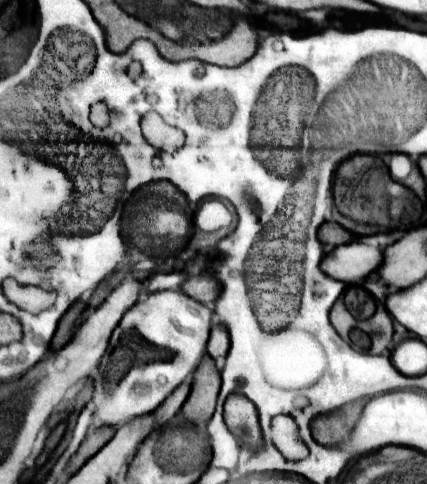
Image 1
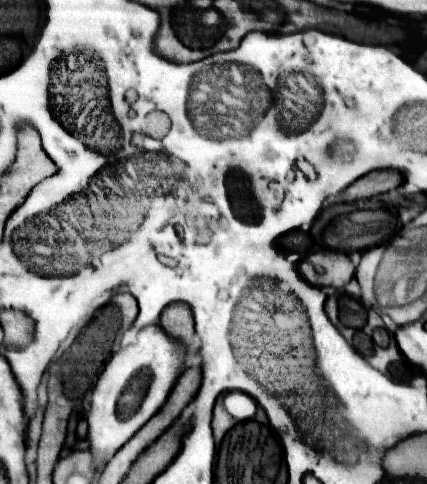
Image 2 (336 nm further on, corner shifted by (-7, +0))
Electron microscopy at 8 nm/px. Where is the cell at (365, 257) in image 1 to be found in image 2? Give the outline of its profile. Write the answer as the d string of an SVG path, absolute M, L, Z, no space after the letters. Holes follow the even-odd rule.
M315 252L299 264L299 272L309 284L319 288L343 288L355 276L355 266L343 252Z

